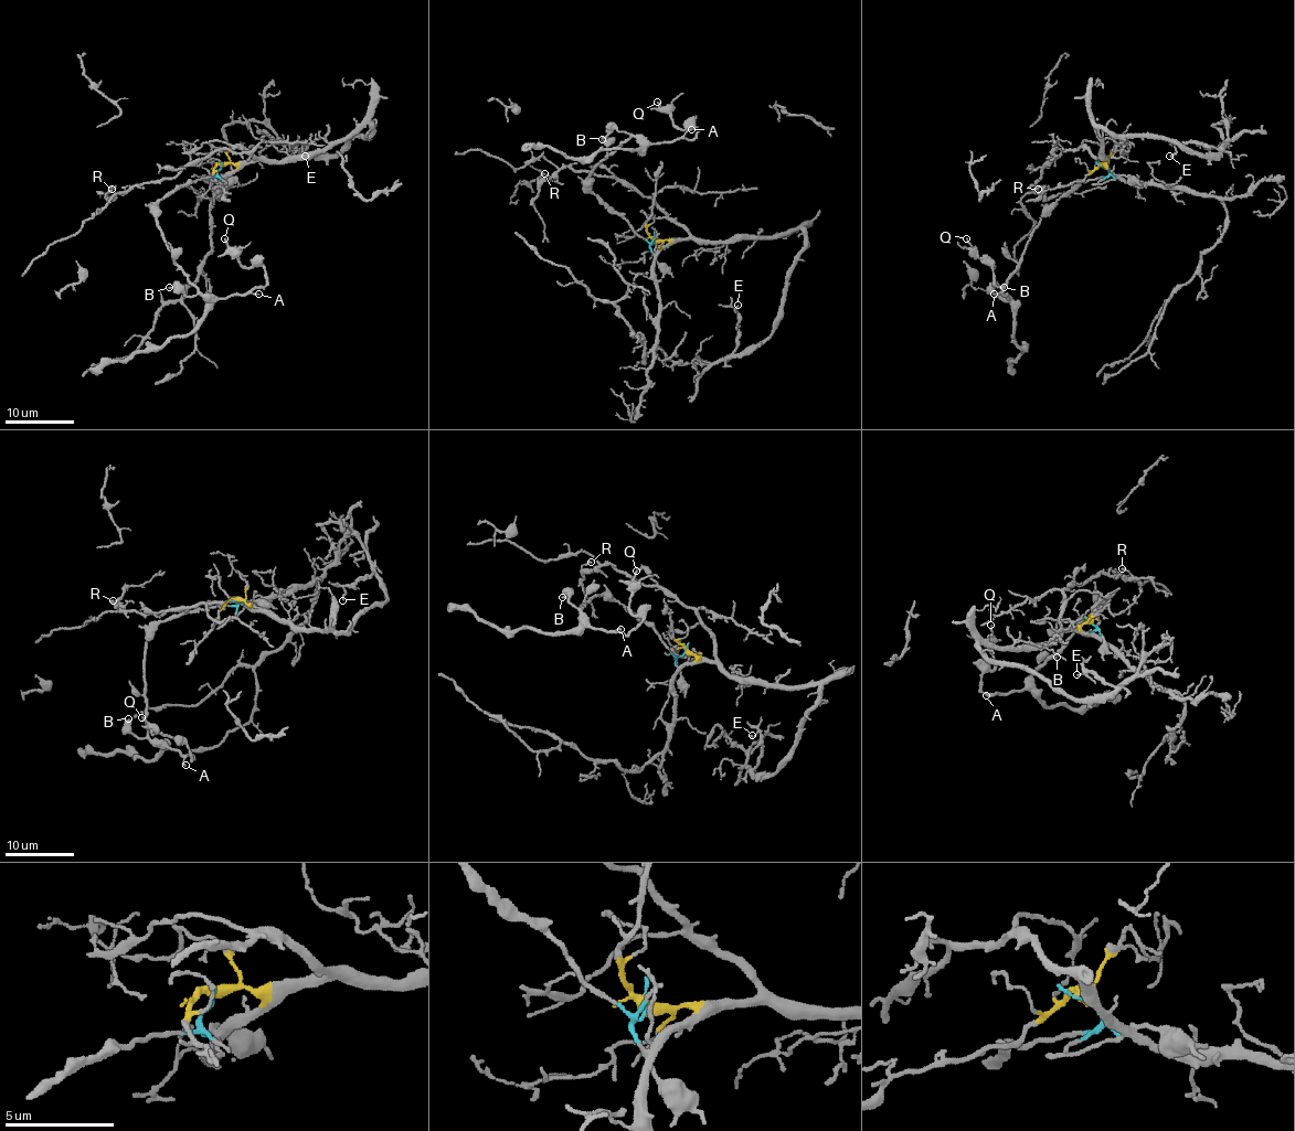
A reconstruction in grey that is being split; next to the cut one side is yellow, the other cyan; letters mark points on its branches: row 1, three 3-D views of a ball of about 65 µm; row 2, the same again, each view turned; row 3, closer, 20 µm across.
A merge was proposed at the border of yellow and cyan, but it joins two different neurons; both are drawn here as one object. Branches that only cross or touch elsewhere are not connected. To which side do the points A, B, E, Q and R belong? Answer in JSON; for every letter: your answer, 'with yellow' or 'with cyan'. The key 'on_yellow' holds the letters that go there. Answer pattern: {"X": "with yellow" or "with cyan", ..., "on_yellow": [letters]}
{"A": "with cyan", "B": "with cyan", "E": "with yellow", "Q": "with cyan", "R": "with yellow", "on_yellow": ["E", "R"]}

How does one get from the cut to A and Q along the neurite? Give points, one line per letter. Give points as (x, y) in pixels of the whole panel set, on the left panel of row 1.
A: (222, 167), (213, 177), (191, 180), (168, 192), (158, 203), (156, 226), (173, 263), (202, 296), (259, 294)
Q: (222, 167), (158, 203), (156, 226), (202, 296), (241, 296), (266, 284), (261, 266), (245, 268), (225, 238)

